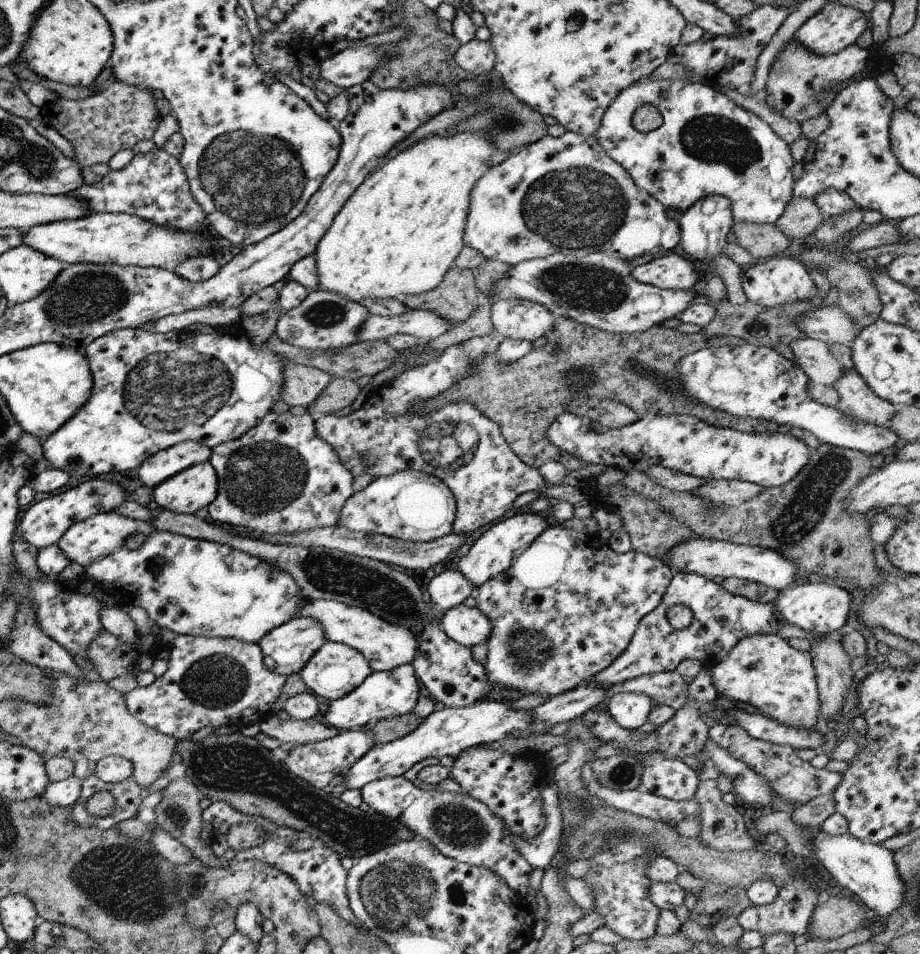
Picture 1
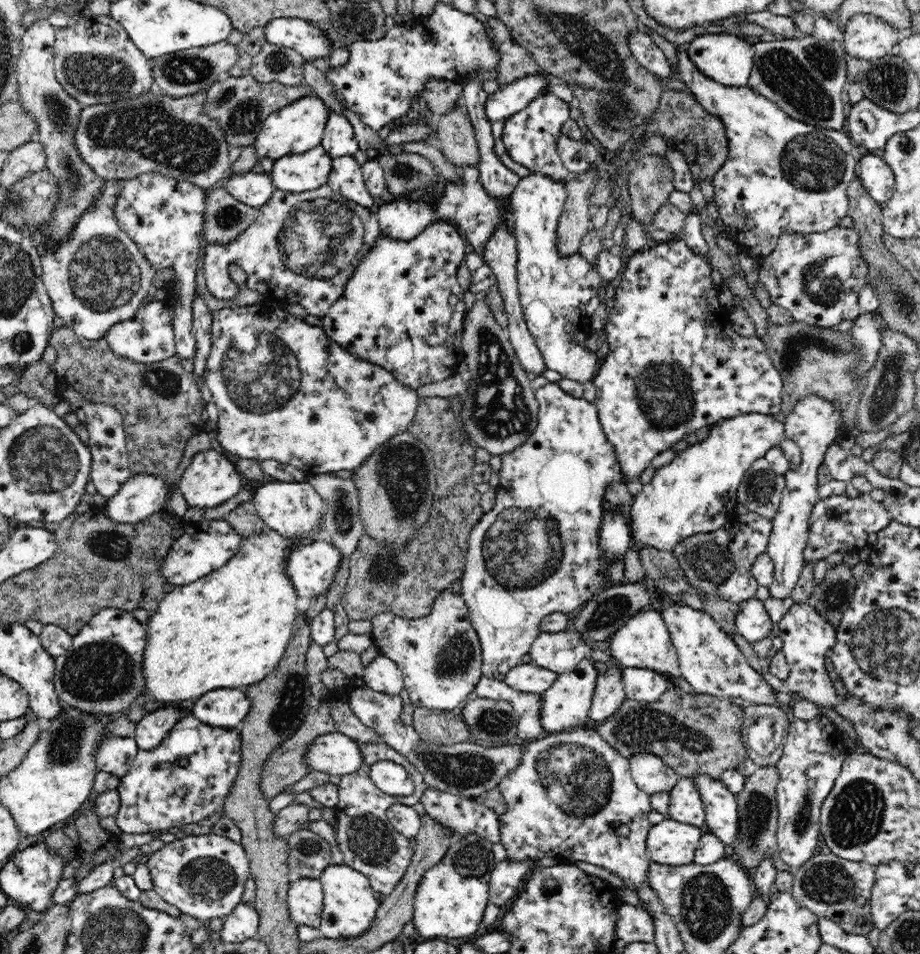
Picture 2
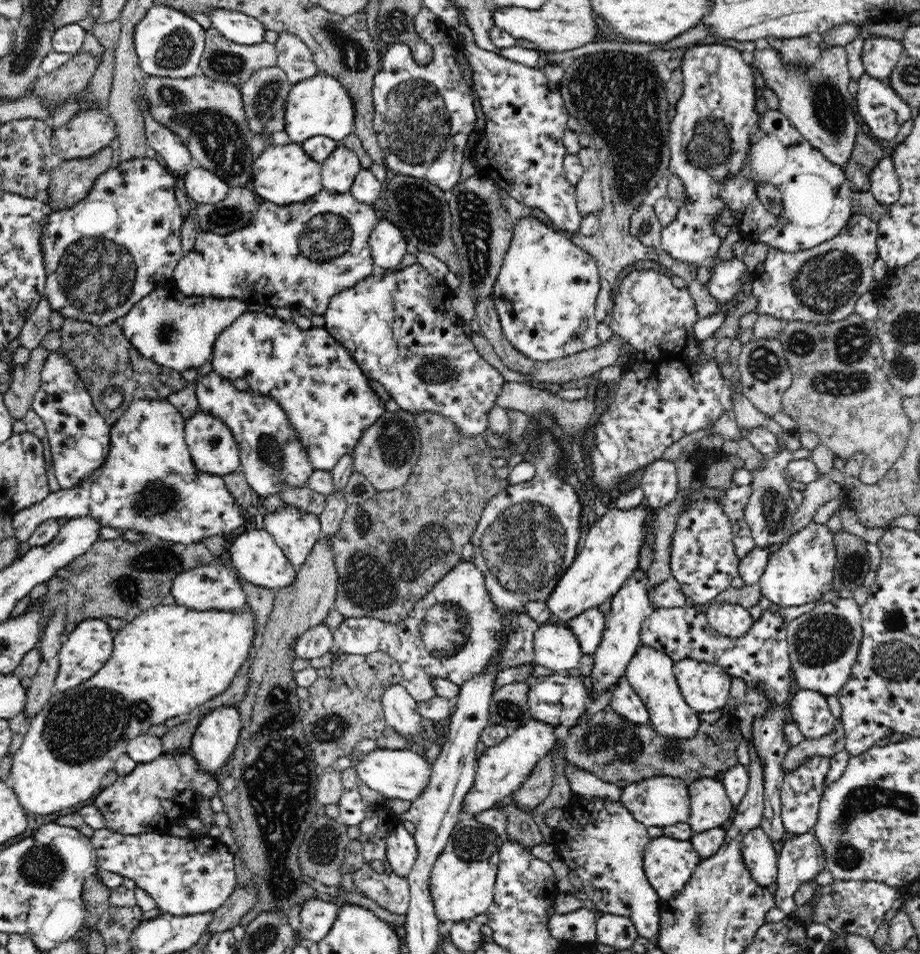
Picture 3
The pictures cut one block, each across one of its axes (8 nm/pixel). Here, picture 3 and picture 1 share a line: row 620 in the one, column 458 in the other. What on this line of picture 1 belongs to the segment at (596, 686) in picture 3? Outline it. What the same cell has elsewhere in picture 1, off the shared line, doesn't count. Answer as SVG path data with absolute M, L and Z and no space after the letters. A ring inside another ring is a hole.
M459 604L442 614L440 630L447 638L465 648L486 641L491 634L491 624L489 618L485 618L476 607L467 608Z

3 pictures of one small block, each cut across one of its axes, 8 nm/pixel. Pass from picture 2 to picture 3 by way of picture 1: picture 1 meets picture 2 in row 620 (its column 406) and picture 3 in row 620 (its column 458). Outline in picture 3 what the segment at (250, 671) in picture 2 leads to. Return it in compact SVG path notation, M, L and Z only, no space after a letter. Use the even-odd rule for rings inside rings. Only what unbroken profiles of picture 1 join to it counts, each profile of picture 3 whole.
M160 604L142 612L115 633L112 640L113 650L111 651L111 656L102 666L102 669L98 670L93 677L88 678L88 680L81 682L70 690L65 690L61 693L54 692L50 696L50 700L42 706L42 710L38 710L38 714L33 717L29 728L24 731L25 736L22 738L22 744L13 754L12 767L9 774L9 783L13 787L13 791L16 793L22 808L26 808L28 812L44 816L44 814L59 814L60 810L64 810L64 808L72 808L72 806L78 806L78 804L82 804L86 800L94 800L95 795L103 789L102 778L106 778L106 773L115 768L115 762L120 755L127 754L127 744L130 740L141 735L149 735L152 726L165 724L171 718L183 714L188 715L197 706L208 702L218 694L222 694L222 691L228 688L236 672L240 670L242 664L247 660L249 654L253 652L253 647L257 648L254 641L255 626L253 625L255 623L251 615L252 612L248 606L242 614L233 614L233 612L214 612L212 610L210 612L195 612L180 605Z

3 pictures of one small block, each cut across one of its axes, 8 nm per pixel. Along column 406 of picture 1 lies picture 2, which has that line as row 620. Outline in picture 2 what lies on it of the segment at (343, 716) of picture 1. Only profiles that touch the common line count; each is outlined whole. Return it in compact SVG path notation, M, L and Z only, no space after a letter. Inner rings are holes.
M682 603L666 608L663 620L677 651L681 676L690 683L694 692L730 700L742 698L754 704L776 704L771 679L752 670L732 637L720 629L712 616Z

